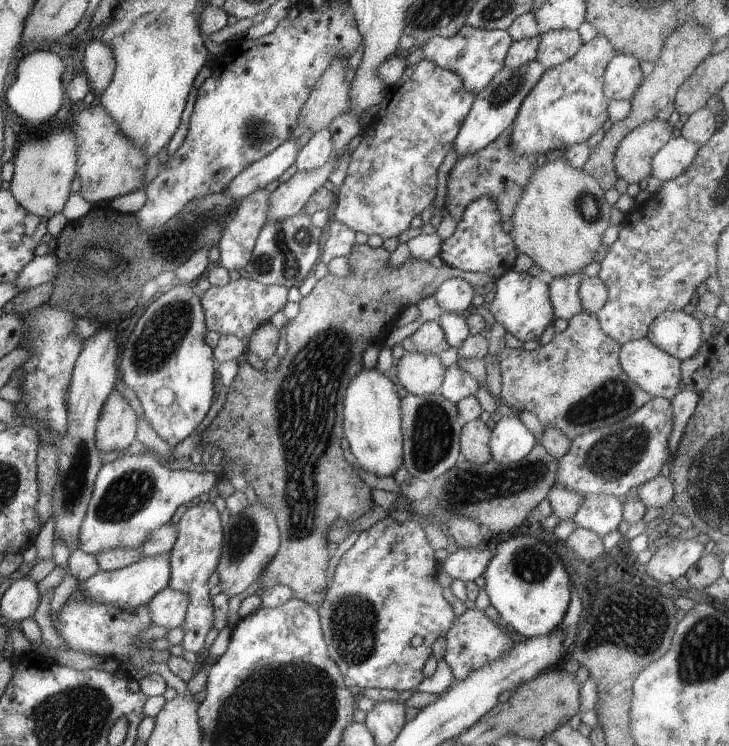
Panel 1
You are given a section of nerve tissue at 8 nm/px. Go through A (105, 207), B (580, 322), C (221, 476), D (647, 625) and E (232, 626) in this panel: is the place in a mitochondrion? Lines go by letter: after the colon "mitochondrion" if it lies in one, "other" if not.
A: other
B: other
C: other
D: mitochondrion
E: other

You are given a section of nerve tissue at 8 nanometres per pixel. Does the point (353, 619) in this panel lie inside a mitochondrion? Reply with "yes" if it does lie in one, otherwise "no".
yes

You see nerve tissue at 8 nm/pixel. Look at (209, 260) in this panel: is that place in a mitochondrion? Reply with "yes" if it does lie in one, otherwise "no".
no

